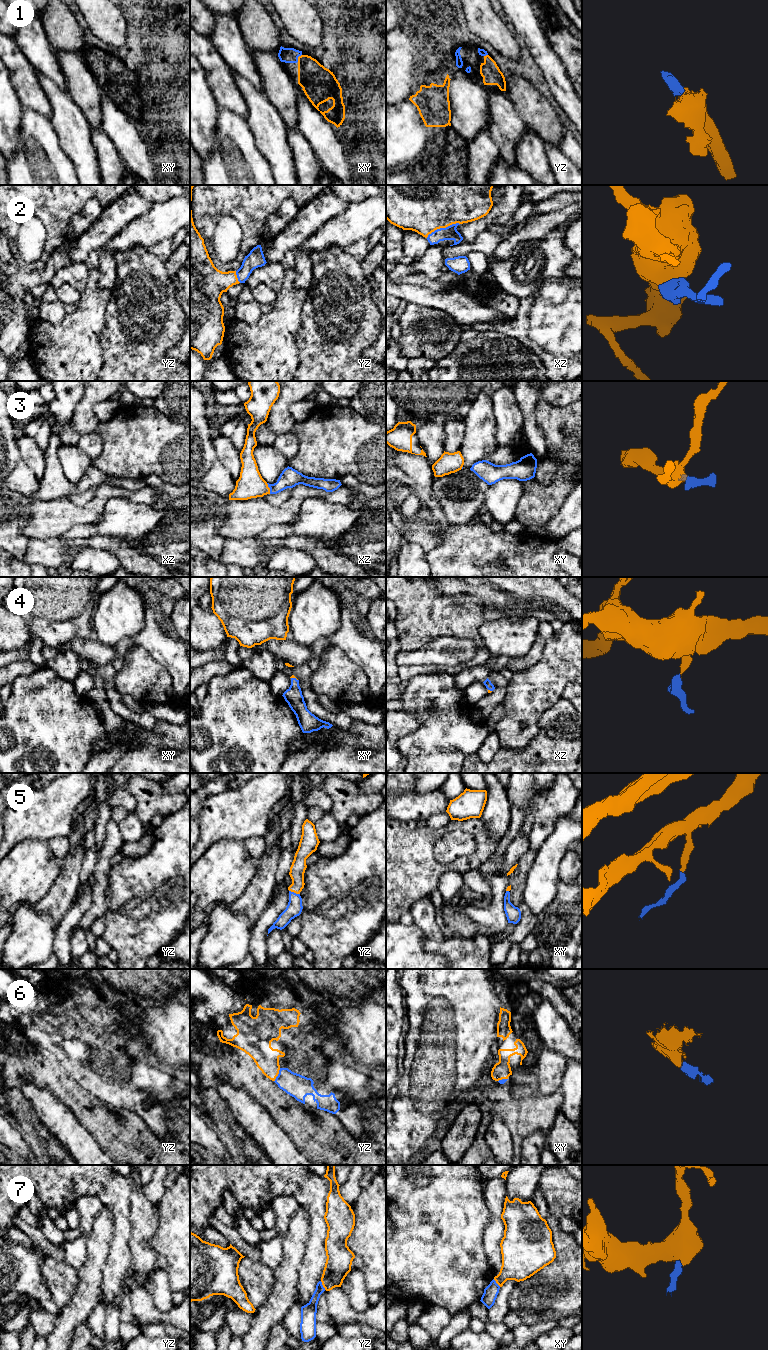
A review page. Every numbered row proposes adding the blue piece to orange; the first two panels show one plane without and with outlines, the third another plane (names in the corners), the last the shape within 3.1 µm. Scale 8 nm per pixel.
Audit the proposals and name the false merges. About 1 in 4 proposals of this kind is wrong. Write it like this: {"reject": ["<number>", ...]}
{"reject": ["7"]}

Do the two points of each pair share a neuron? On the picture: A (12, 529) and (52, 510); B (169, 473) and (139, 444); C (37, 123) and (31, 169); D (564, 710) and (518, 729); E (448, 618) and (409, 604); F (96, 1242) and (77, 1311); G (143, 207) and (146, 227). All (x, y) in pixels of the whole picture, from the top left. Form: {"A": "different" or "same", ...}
{"A": "different", "B": "same", "C": "same", "D": "different", "E": "same", "F": "same", "G": "different"}

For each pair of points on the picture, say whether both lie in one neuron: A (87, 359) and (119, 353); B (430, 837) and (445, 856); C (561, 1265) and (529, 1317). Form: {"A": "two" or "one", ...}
{"A": "two", "B": "two", "C": "one"}

